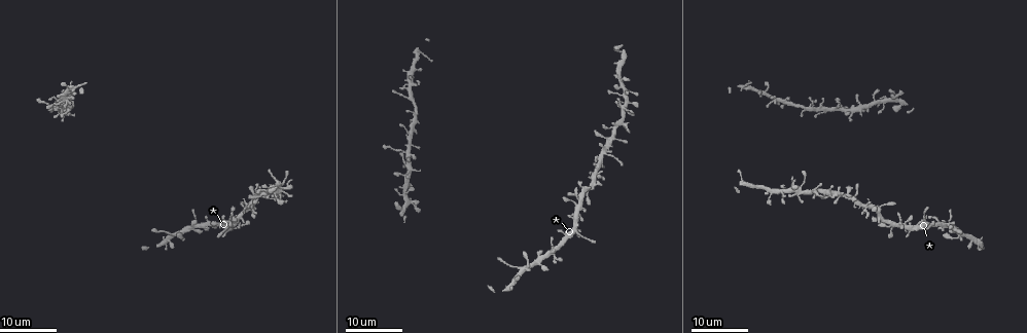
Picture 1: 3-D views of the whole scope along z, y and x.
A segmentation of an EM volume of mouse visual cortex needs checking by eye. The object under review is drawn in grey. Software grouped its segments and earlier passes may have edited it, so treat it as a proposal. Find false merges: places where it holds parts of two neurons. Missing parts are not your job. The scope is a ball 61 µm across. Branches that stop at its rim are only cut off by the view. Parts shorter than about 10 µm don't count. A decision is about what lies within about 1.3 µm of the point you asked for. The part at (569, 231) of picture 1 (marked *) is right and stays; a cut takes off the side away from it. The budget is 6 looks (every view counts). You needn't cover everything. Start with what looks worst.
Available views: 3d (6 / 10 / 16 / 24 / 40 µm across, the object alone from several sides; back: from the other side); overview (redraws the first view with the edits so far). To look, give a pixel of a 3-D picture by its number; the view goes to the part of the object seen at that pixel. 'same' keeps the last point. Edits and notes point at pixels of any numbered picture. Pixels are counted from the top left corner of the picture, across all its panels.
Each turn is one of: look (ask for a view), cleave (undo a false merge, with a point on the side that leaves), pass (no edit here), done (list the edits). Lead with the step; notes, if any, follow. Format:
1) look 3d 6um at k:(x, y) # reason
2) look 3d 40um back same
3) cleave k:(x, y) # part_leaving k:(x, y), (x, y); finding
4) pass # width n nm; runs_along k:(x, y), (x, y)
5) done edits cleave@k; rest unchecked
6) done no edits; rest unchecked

look 3d 24um at 1:(831, 196) # a narrow waist

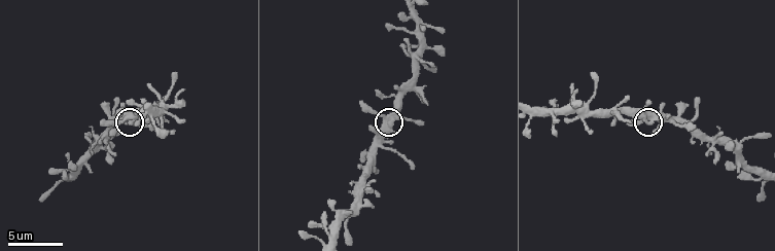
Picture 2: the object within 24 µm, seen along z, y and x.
look 3d 10um at 2:(124, 117)

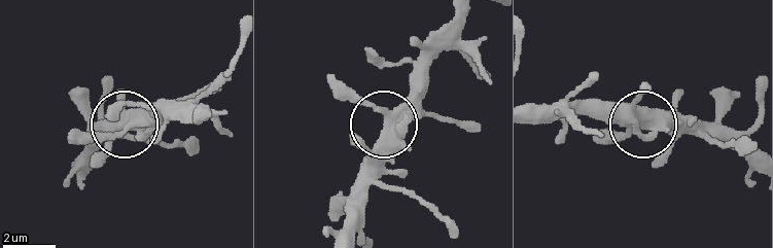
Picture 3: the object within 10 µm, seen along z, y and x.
pass # arms 3; all the same neuron

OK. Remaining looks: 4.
look 3d 10um at 2:(81, 161) # sudden change in width

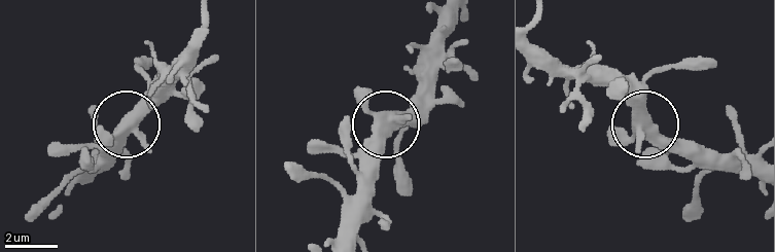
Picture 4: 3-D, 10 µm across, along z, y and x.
look 3d 10um back at 4:(644, 122)

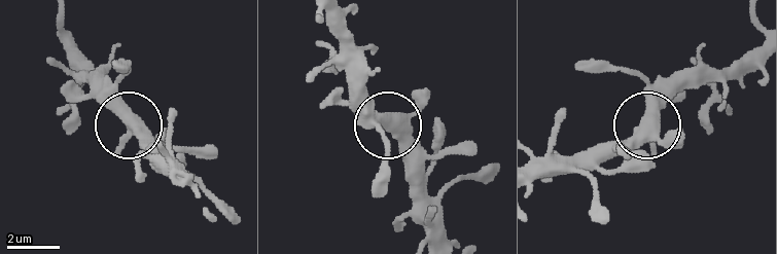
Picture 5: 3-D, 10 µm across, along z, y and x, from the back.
pass # arms 4; all the same neuron

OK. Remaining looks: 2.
look 3d 24um at 1:(508, 262) # sudden change in width

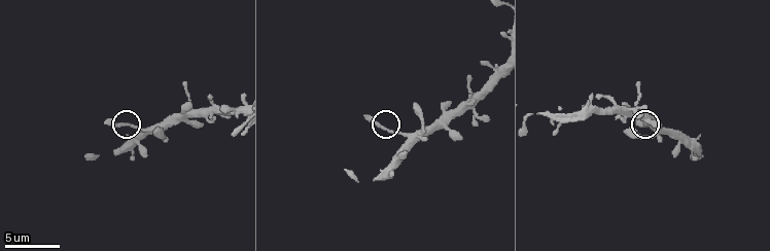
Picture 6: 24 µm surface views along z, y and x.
look 3d 10um at 6:(123, 126) # zoom in

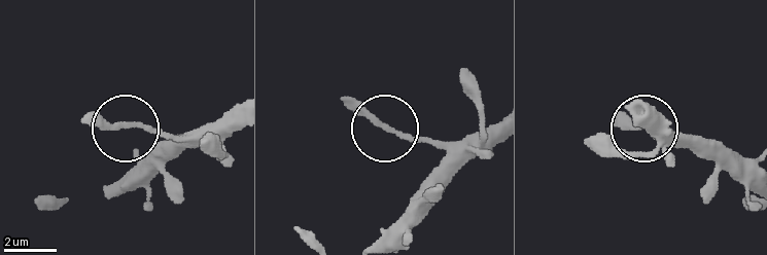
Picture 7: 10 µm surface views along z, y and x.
pass # width 190 nm; continuous, no second neuron

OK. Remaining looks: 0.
done no edits; rest unchecked

